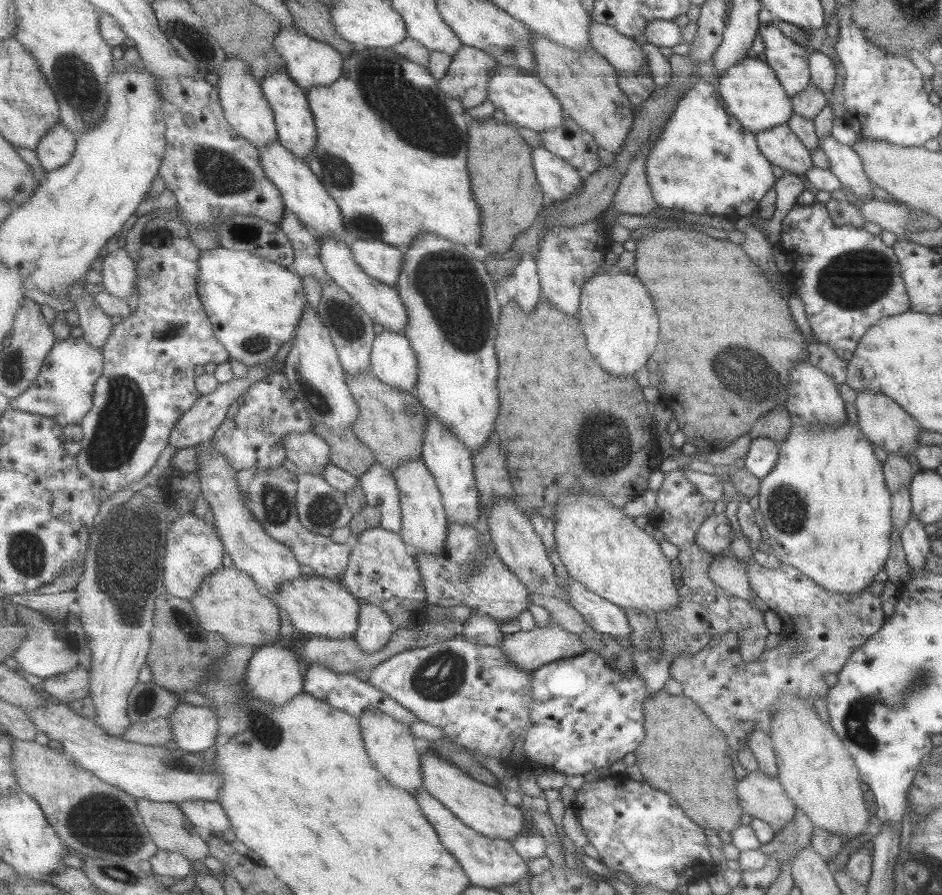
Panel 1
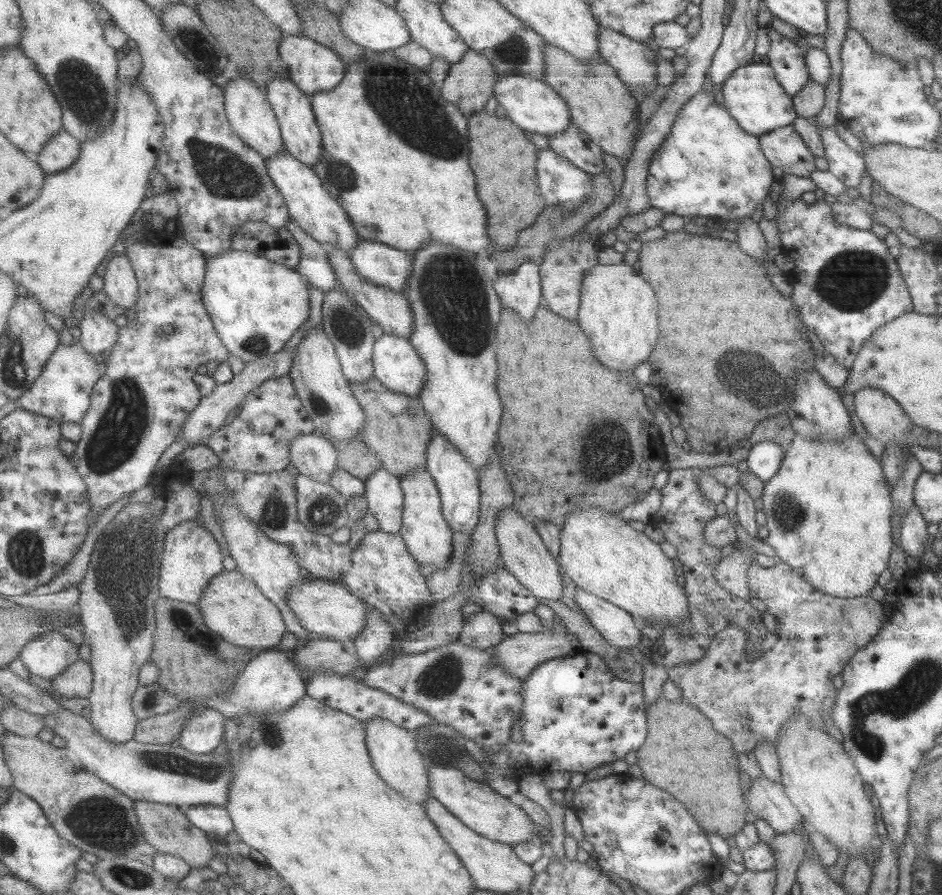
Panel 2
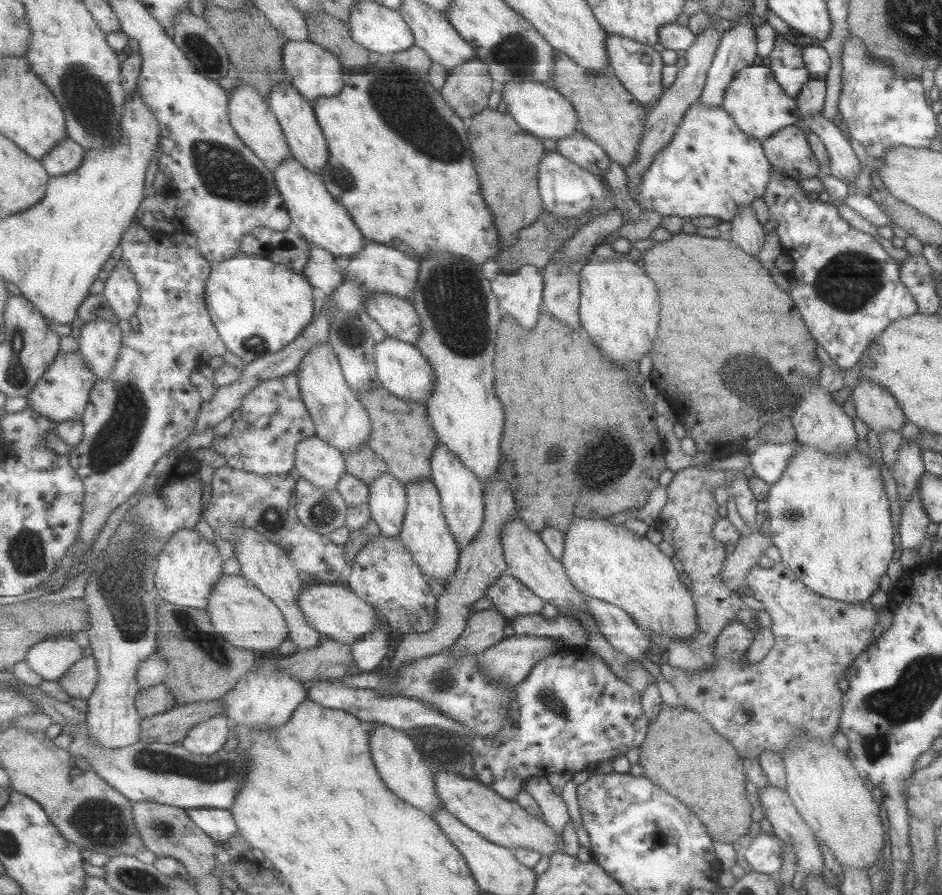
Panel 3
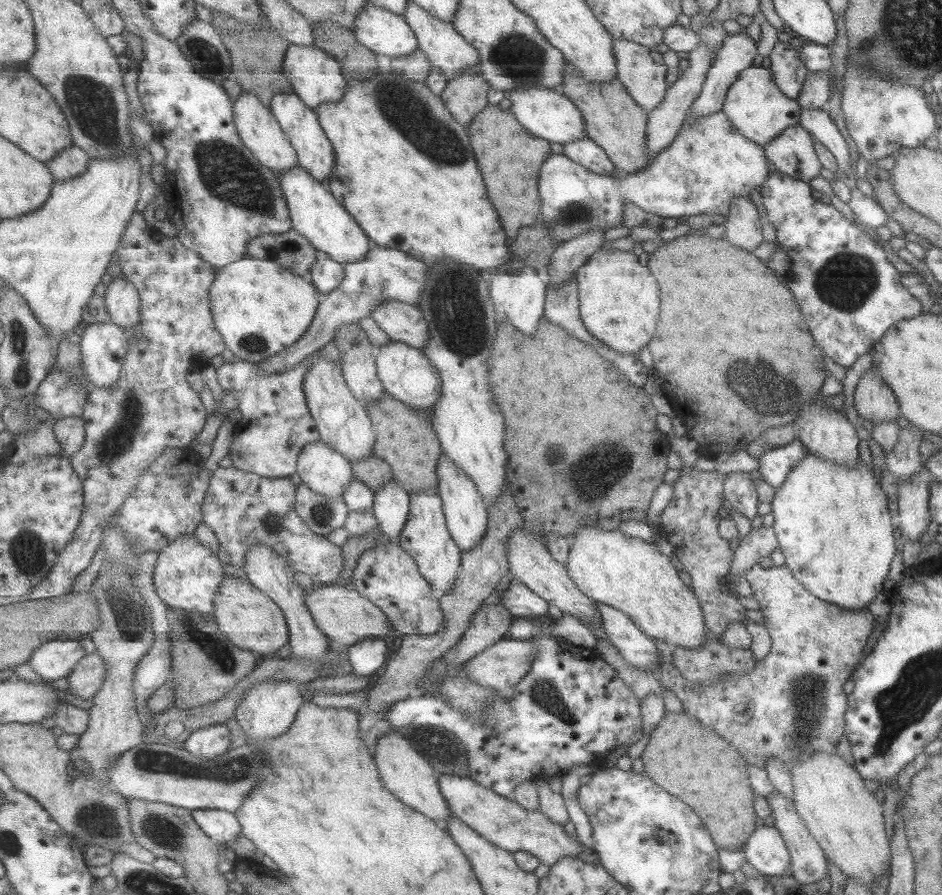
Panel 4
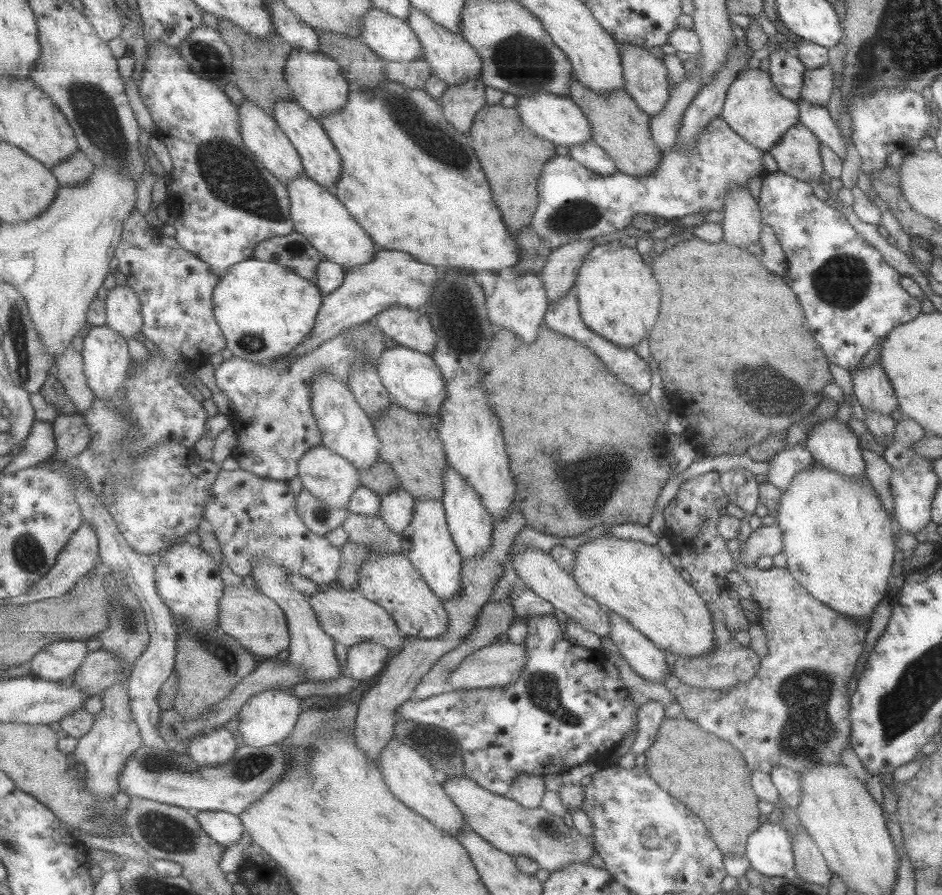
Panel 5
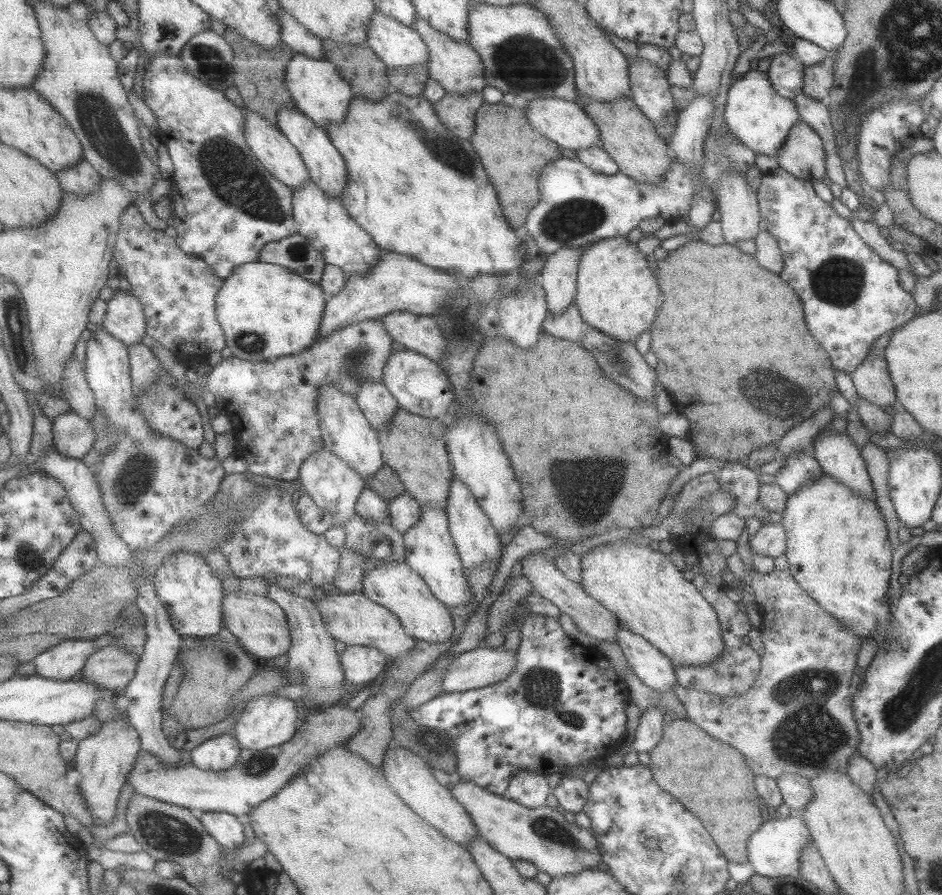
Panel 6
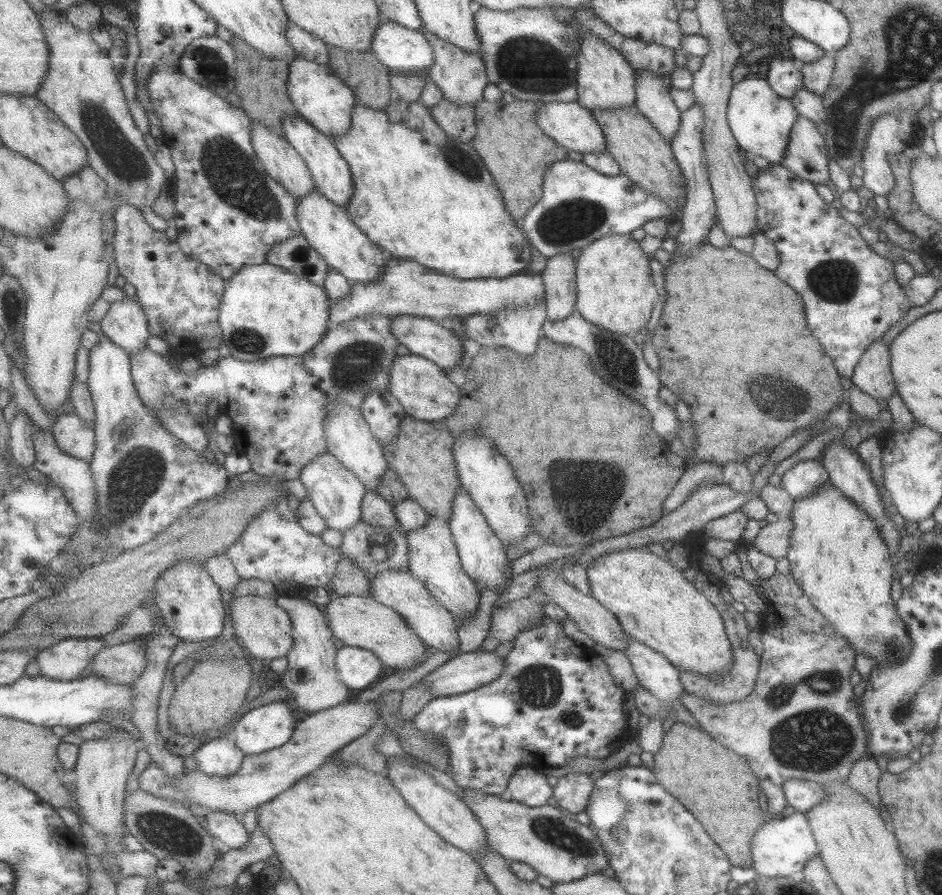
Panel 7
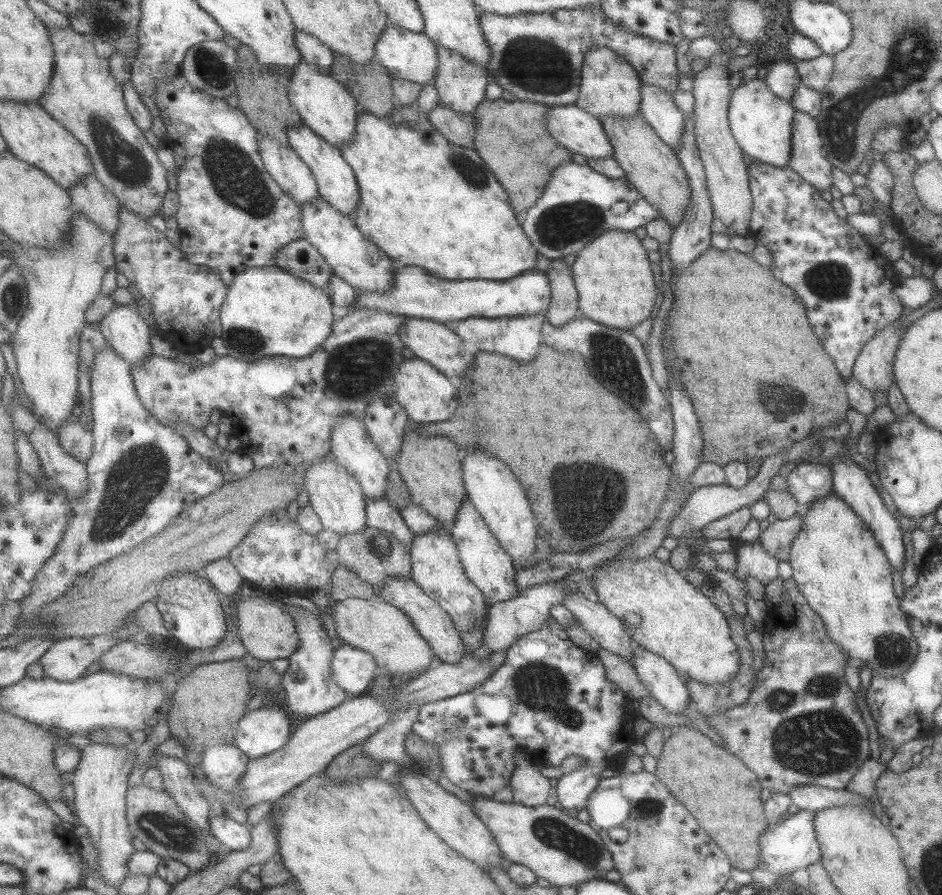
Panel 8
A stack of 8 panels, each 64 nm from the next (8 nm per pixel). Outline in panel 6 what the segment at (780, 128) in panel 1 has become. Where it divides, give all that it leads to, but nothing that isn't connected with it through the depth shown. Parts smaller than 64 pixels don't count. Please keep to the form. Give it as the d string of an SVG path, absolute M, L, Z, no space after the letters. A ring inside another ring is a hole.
M799 119L791 126L775 159L782 170L812 184L826 176L825 149L819 135Z

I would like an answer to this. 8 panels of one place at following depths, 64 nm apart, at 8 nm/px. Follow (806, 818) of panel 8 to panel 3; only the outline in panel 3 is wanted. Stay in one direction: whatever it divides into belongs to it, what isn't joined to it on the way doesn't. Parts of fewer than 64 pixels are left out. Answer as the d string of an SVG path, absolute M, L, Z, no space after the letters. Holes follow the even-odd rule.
M760 832L757 834L751 844L741 850L749 870L775 877L781 868L782 846L780 844L781 841L774 836L774 833Z

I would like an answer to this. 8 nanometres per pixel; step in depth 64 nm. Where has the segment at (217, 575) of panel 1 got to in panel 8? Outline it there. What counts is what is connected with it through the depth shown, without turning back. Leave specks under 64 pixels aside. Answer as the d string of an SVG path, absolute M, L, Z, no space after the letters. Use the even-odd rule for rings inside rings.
M259 595L259 598L239 599L234 603L239 620L239 633L247 652L259 661L289 659L301 646L295 619L283 606L275 606L273 597Z

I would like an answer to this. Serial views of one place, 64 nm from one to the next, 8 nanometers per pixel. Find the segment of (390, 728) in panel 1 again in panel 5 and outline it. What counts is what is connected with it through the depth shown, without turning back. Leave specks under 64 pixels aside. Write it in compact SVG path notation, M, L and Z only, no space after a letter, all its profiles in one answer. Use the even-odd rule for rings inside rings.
M396 737L391 739L383 748L377 763L390 786L391 792L397 798L402 799L407 806L418 811L419 814L449 834L458 836L461 829L469 827L465 815L447 794L443 782L440 780L441 771L438 766L431 765L431 762L421 756L410 744Z

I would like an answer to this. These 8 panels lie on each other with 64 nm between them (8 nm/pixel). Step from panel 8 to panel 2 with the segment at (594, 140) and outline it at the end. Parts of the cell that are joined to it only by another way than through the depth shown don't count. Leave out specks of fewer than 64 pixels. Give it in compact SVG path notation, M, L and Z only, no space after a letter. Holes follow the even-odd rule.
M518 72L498 77L494 84L494 98L507 112L507 118L529 133L553 138L555 134L565 134L565 130L573 124L571 107L567 105L566 98L563 98L557 90L538 78L525 76Z

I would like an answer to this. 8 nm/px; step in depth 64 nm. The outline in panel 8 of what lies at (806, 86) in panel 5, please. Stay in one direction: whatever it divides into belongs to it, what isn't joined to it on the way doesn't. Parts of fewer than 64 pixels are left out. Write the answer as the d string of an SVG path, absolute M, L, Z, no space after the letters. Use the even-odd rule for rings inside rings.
M822 52L817 58L797 61L795 66L800 76L800 82L821 92L831 78L834 57Z

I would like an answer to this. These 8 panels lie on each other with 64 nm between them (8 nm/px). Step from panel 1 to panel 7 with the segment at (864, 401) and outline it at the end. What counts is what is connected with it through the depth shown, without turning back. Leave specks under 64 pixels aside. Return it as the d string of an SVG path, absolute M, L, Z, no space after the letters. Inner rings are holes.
M875 339L857 361L850 380L858 390L875 400L885 400L894 393L895 386L890 371L888 344Z

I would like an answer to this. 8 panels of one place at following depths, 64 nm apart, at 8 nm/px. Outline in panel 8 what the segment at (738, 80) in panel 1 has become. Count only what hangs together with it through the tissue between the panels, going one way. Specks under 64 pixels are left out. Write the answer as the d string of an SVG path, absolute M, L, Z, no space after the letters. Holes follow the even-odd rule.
M755 77L732 88L727 119L731 135L742 152L763 164L785 168L791 154L793 112L789 102L775 96L764 80Z

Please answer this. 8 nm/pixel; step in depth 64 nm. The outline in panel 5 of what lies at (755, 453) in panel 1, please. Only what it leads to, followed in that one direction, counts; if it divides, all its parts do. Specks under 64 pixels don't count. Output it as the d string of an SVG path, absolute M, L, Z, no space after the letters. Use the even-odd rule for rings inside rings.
M803 445L783 448L766 460L766 482L781 491L785 490L792 476L813 463L813 460L811 453Z

